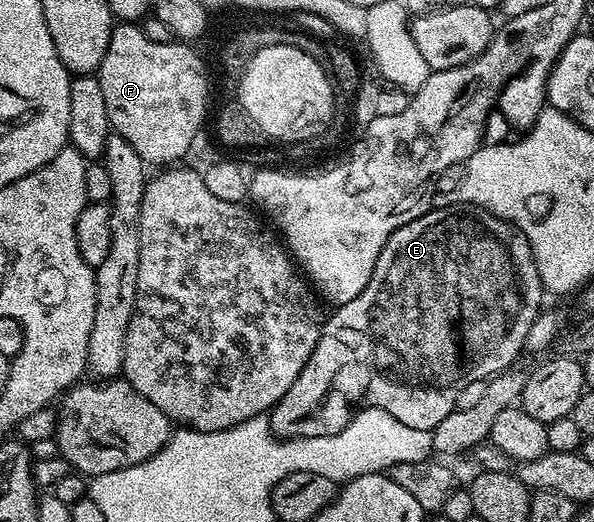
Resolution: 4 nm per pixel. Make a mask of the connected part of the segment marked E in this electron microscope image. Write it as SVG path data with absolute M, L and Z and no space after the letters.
M451 203L451 208L433 208L431 207L420 218L408 222L408 226L400 226L384 242L384 250L380 250L380 258L376 258L376 270L372 270L372 278L352 302L337 305L334 312L323 323L322 333L316 342L316 350L312 350L312 358L300 370L300 378L292 382L292 387L288 389L288 394L280 398L280 402L275 408L271 408L268 413L270 421L270 430L275 436L294 440L297 436L300 438L320 438L321 436L331 436L340 434L344 426L348 426L354 418L354 413L363 408L375 408L384 410L396 418L396 422L404 422L404 426L412 426L415 430L424 430L433 432L448 414L452 414L458 407L460 390L468 386L468 382L477 380L489 380L491 376L502 372L504 369L511 367L518 355L523 355L525 339L528 337L528 330L540 313L543 307L542 296L544 289L542 279L538 273L538 263L532 254L532 246L528 238L514 224L508 220L502 220L496 214L488 210L478 208L475 204Z

